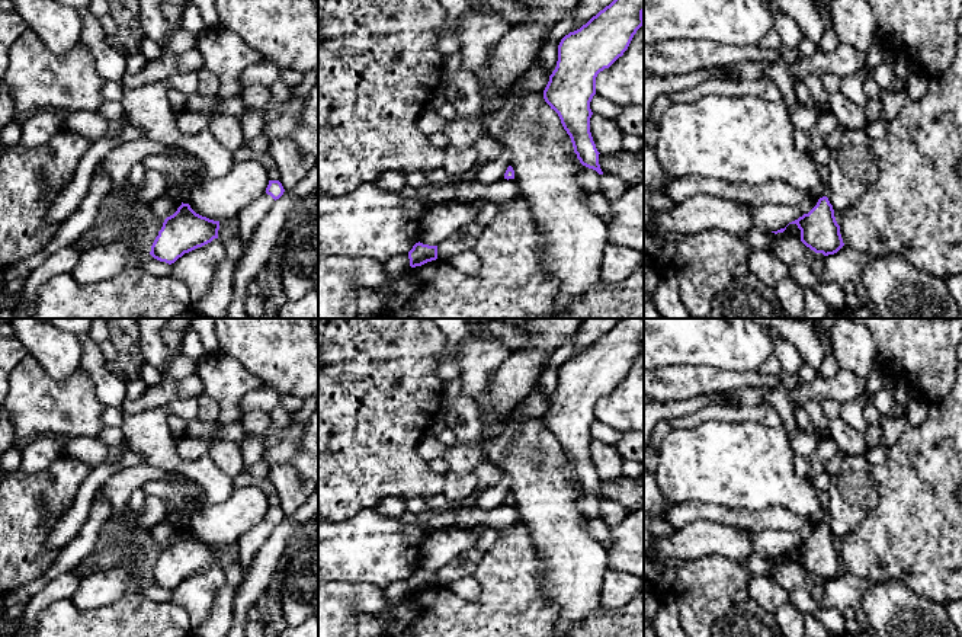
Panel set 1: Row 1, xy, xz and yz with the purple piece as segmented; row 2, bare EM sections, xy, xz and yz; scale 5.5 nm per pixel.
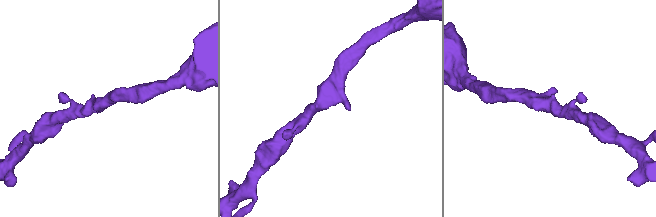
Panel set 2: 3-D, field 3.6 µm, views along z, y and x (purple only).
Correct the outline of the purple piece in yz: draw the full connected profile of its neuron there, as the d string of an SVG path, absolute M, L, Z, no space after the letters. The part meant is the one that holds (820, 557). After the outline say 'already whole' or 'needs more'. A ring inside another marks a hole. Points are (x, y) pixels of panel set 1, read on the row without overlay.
M827 522L820 524L808 540L789 550L798 551L801 567L815 579L828 582L837 579L844 572L840 551L836 547L833 531Z; already whole

